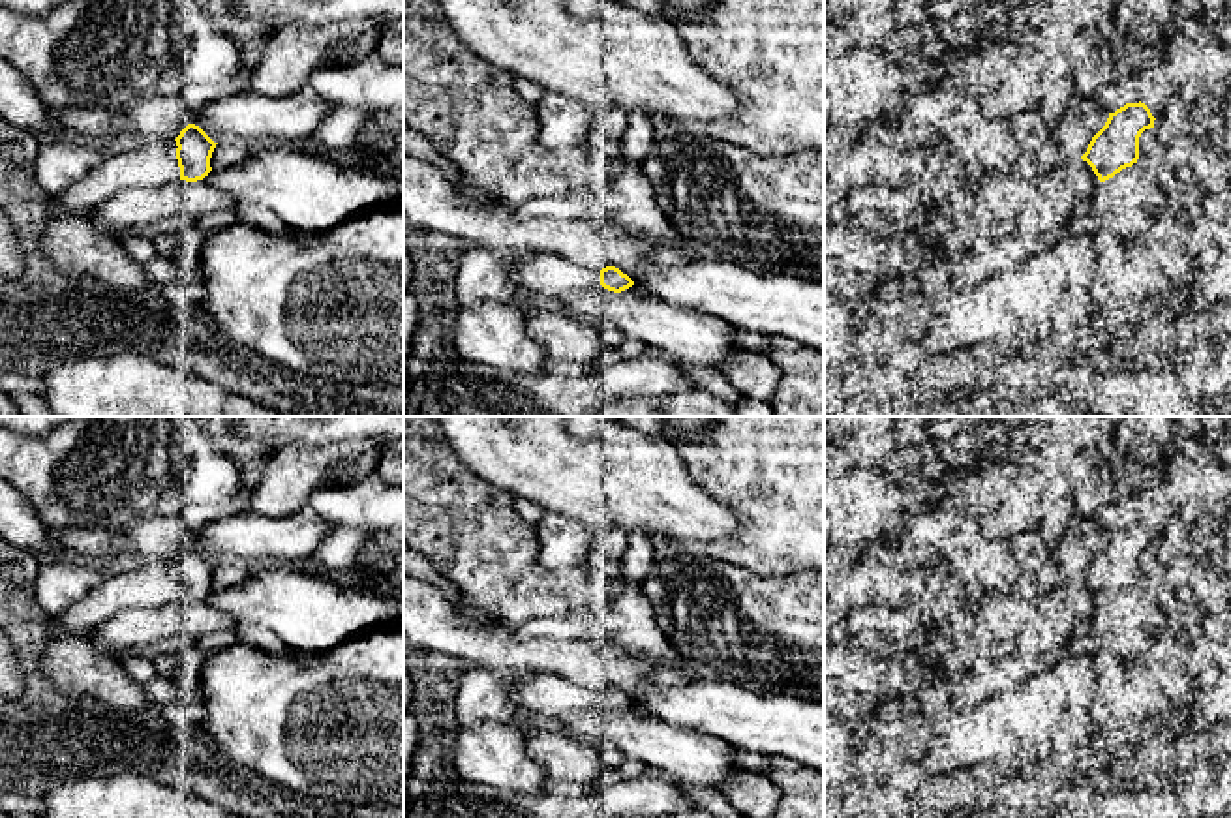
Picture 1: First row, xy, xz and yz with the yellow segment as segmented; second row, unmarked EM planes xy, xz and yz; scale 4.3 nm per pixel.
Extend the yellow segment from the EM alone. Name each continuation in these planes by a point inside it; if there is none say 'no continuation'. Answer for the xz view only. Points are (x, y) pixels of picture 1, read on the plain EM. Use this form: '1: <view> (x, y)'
1: xz (554, 696)

